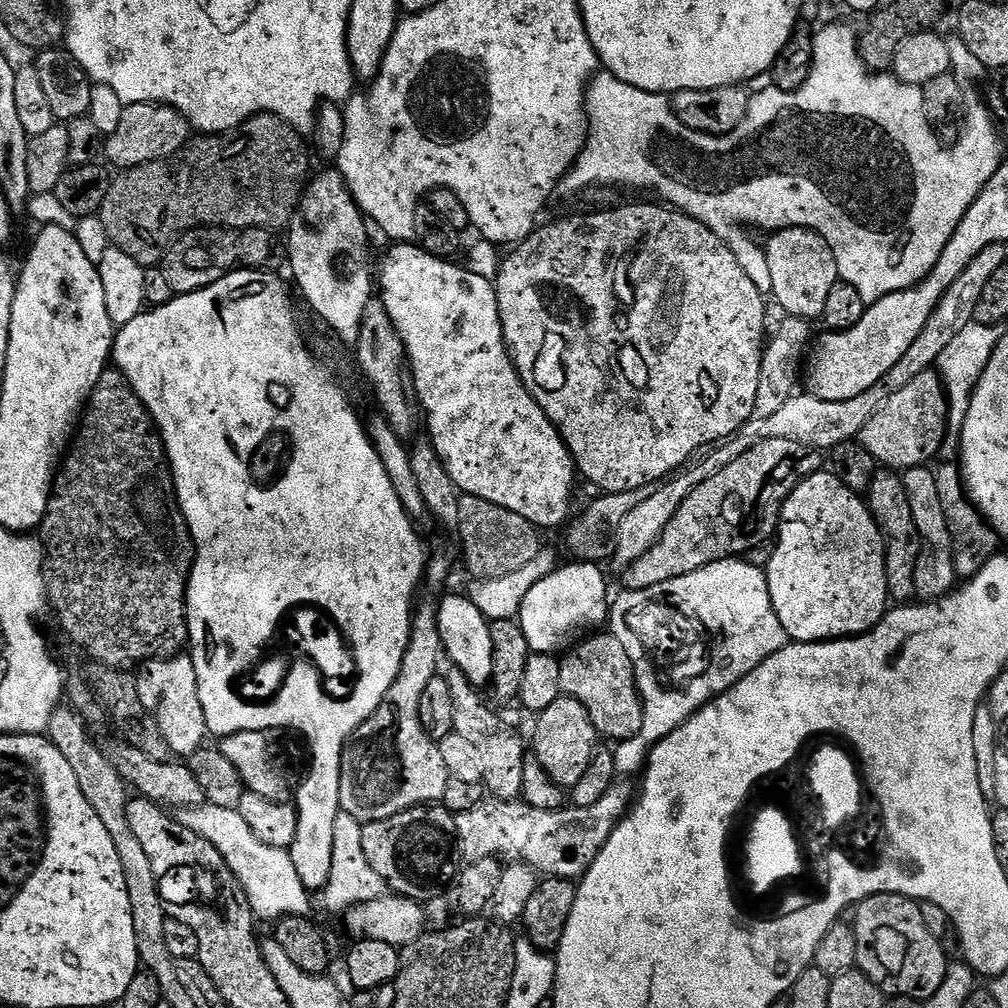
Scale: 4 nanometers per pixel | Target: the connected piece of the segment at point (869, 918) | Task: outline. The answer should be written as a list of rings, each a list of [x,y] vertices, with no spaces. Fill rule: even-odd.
[[[869,896],[855,909],[856,962],[884,993],[885,997],[913,996],[925,1002],[942,986],[950,967],[944,957],[941,941],[922,922],[922,910],[917,901],[906,896]]]

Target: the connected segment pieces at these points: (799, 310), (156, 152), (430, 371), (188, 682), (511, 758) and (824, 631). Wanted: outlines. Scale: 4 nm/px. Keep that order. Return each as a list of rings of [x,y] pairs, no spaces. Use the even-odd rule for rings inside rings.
[[[781,228],[766,243],[766,278],[772,284],[772,296],[780,303],[780,308],[788,316],[797,316],[800,320],[816,322],[821,319],[826,310],[826,302],[834,286],[841,283],[838,262],[834,262],[834,254],[824,237],[809,228]]]
[[[130,104],[125,107],[122,122],[118,122],[118,130],[106,138],[102,152],[106,160],[108,156],[110,163],[117,164],[117,169],[137,168],[178,154],[193,132],[187,118],[171,104]]]
[[[396,242],[391,247],[380,264],[380,272],[378,268],[378,298],[383,302],[390,320],[397,328],[398,337],[405,343],[414,386],[417,388],[423,415],[426,417],[426,432],[428,428],[430,441],[449,472],[450,478],[454,478],[463,495],[482,498],[486,502],[494,502],[494,506],[502,506],[514,514],[522,514],[522,518],[526,518],[537,530],[560,527],[563,529],[569,523],[568,511],[572,508],[572,487],[575,486],[576,480],[578,481],[578,469],[575,460],[568,452],[568,447],[564,445],[564,439],[560,437],[560,432],[552,425],[542,406],[538,406],[538,402],[529,394],[520,380],[520,375],[516,373],[516,365],[512,363],[512,358],[508,355],[508,346],[504,342],[504,331],[493,281],[468,272],[467,267],[460,265],[459,268],[451,259],[432,256],[416,242]]]
[[[181,654],[171,658],[153,660],[139,669],[136,676],[138,698],[142,698],[142,706],[152,713],[156,719],[158,730],[162,730],[162,738],[166,738],[169,753],[180,758],[192,758],[196,751],[205,747],[209,739],[208,716],[202,714],[200,701],[200,677],[194,670],[191,655]]]
[[[459,682],[453,685],[454,692],[454,716],[455,716],[455,733],[467,739],[478,754],[480,754],[482,763],[482,778],[487,791],[495,798],[509,802],[519,799],[524,786],[524,770],[526,768],[526,746],[519,732],[510,726],[502,717],[498,716],[492,709],[488,708],[483,700],[476,696],[477,692],[467,683]]]
[[[821,470],[815,472],[812,476],[804,477],[804,481],[794,489],[790,498],[784,503],[782,523],[774,540],[776,549],[773,550],[768,564],[766,563],[766,571],[768,573],[772,605],[778,614],[778,620],[782,622],[782,626],[786,630],[789,641],[802,644],[819,644],[826,640],[842,640],[862,636],[865,632],[872,631],[884,619],[885,612],[889,611],[890,597],[888,594],[888,579],[886,578],[886,562],[884,561],[886,541],[882,533],[880,533],[880,527],[876,525],[876,519],[872,516],[871,507],[865,501],[863,504],[860,500],[863,499],[857,493],[851,492],[832,471]]]

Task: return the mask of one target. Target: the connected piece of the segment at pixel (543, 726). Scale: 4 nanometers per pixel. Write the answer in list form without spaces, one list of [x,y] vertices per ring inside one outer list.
[[[559,698],[539,713],[535,720],[537,762],[548,771],[550,779],[561,784],[561,789],[571,789],[574,782],[586,774],[594,757],[592,743],[598,739],[598,733],[592,725],[590,714],[580,700]]]

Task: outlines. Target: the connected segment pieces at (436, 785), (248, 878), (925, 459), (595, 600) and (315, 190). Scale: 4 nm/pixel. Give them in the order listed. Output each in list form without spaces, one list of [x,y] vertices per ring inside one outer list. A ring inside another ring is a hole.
[[[435,603],[424,604],[415,609],[412,618],[412,637],[408,643],[406,654],[402,658],[402,666],[398,670],[398,678],[390,686],[390,690],[384,696],[384,701],[378,706],[378,710],[365,724],[360,725],[355,736],[345,747],[340,755],[340,798],[339,807],[346,814],[352,815],[359,824],[367,826],[383,820],[395,821],[395,816],[416,808],[419,804],[428,804],[431,800],[443,801],[446,794],[450,775],[446,762],[440,753],[437,741],[432,740],[426,734],[426,730],[420,721],[418,714],[418,702],[422,702],[422,694],[426,686],[438,674],[436,668],[440,664],[440,656],[445,655],[444,643],[440,637],[440,617]]]
[[[210,803],[198,808],[185,808],[179,813],[178,819],[182,826],[194,830],[206,842],[210,842],[226,858],[226,866],[238,878],[242,890],[248,899],[253,913],[269,922],[275,922],[285,916],[303,916],[309,910],[309,889],[305,888],[302,878],[298,878],[298,870],[294,870],[291,851],[266,846],[250,826],[246,826],[246,818],[240,811],[226,810]]]
[[[936,370],[918,374],[910,386],[898,390],[884,405],[877,410],[874,418],[866,422],[866,426],[860,431],[858,440],[866,450],[875,458],[877,465],[888,470],[907,470],[910,468],[922,468],[931,465],[931,460],[936,460],[940,455],[940,448],[944,442],[944,436],[948,433],[949,403],[947,390],[941,380],[940,373]]]
[[[569,563],[542,578],[542,582],[538,582],[522,602],[518,623],[533,653],[563,653],[609,619],[610,595],[608,584],[598,570],[600,568],[595,563]]]
[[[331,171],[311,177],[287,229],[288,259],[305,302],[336,331],[342,343],[355,346],[367,304],[374,299],[374,272],[368,269],[369,225],[344,177]]]

